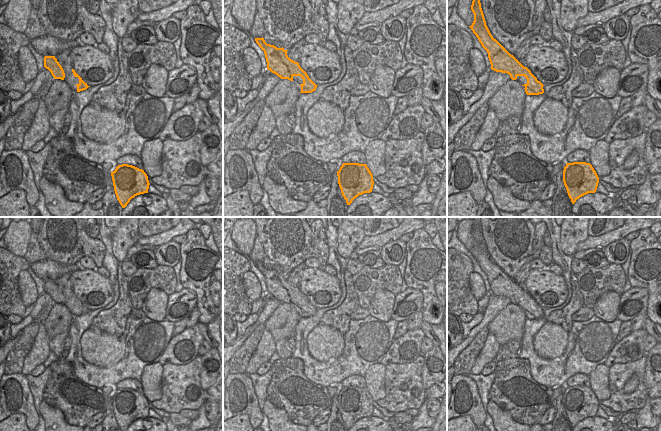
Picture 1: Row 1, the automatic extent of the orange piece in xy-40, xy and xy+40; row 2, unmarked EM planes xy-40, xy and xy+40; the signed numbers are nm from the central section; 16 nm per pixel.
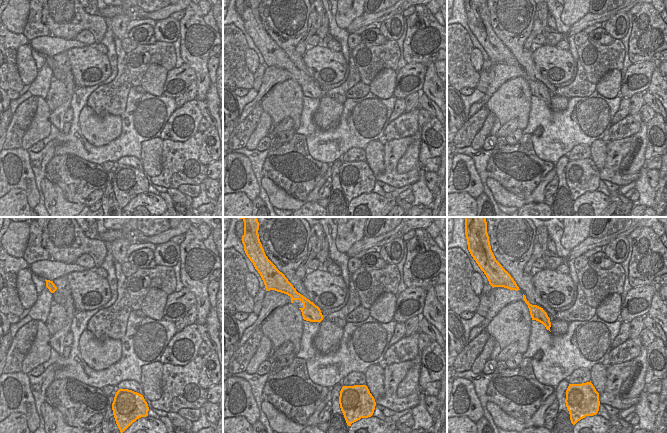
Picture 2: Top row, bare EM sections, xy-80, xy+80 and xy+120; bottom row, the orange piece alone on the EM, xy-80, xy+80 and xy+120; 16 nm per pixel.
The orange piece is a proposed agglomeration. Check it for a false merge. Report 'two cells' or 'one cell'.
one cell

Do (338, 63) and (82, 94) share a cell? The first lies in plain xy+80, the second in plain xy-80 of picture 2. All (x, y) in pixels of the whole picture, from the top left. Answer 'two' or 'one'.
two

